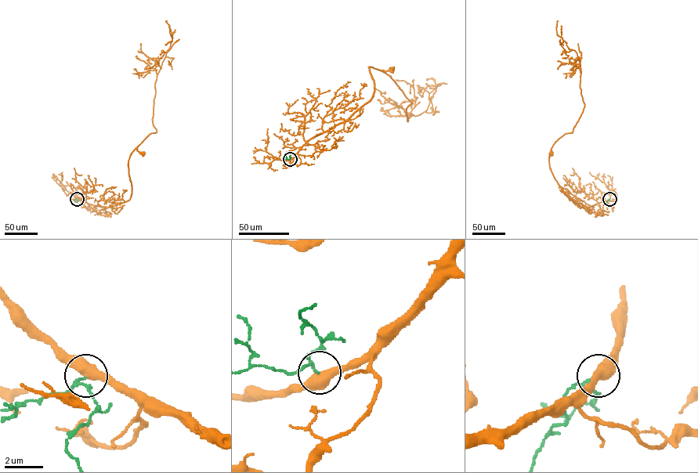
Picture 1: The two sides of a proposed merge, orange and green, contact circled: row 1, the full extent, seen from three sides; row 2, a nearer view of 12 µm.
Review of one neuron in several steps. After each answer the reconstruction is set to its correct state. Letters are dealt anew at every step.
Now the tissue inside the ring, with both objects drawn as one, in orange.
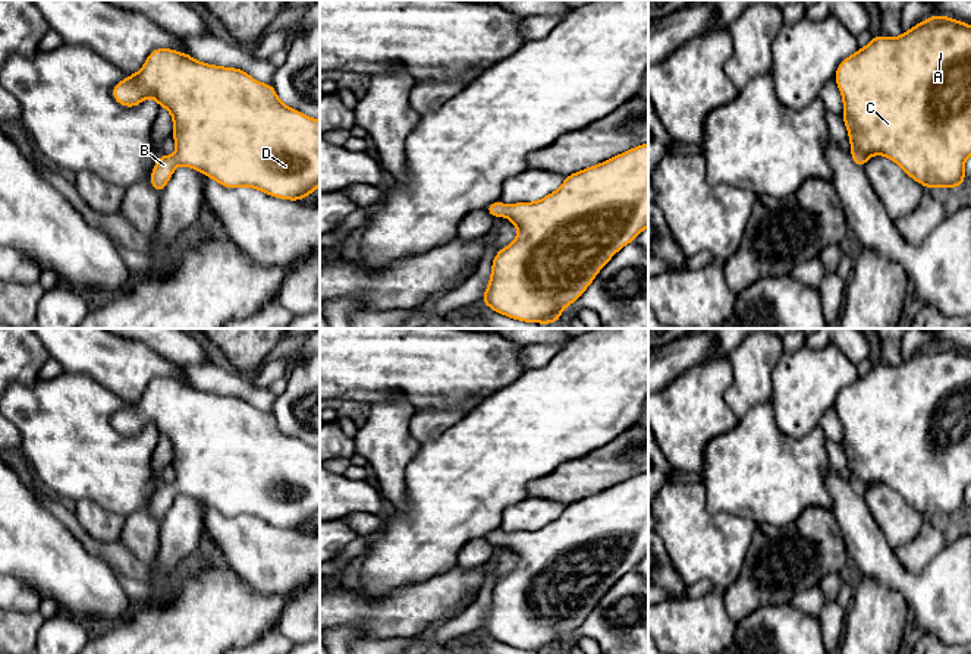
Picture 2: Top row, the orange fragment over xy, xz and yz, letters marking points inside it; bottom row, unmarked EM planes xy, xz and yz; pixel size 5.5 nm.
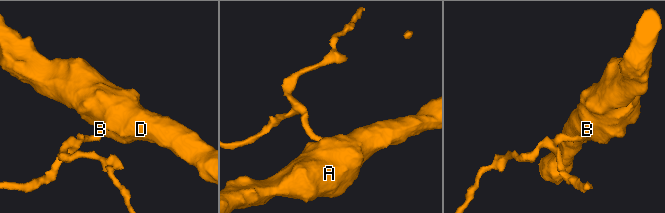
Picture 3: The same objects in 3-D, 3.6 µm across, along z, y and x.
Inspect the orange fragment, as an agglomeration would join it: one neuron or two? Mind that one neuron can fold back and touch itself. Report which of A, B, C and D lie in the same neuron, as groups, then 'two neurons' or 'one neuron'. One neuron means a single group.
A B C D | one neuron

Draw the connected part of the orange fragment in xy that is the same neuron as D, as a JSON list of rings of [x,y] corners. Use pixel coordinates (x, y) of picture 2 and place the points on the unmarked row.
[[[154,377],[141,399],[117,411],[111,424],[123,436],[136,436],[153,425],[158,436],[167,437],[172,443],[176,482],[161,482],[150,506],[150,513],[158,522],[164,519],[179,493],[204,501],[226,518],[255,516],[289,529],[301,529],[320,515],[320,449],[285,434],[273,412],[261,412],[242,397],[202,392],[188,381],[172,377]]]

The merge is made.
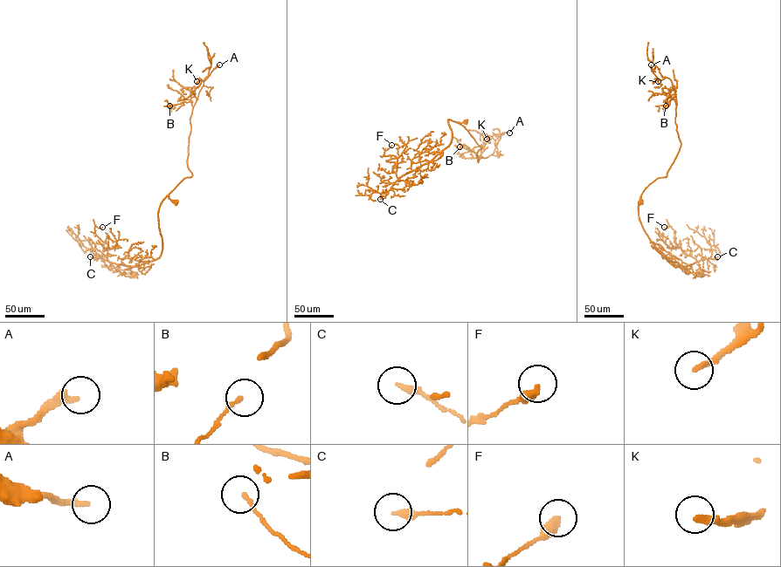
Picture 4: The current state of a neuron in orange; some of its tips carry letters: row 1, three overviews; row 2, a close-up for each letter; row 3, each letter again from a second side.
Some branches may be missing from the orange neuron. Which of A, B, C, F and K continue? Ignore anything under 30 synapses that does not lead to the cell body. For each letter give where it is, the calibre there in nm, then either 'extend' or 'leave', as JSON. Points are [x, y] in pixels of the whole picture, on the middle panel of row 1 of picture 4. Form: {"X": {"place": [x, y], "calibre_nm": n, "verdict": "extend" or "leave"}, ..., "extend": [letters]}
{"A": {"place": [509, 133], "calibre_nm": 260, "verdict": "leave"}, "B": {"place": [459, 146], "calibre_nm": 150, "verdict": "leave"}, "C": {"place": [380, 199], "calibre_nm": 280, "verdict": "leave"}, "F": {"place": [391, 145], "calibre_nm": 360, "verdict": "leave"}, "K": {"place": [487, 139], "calibre_nm": 240, "verdict": "leave"}, "extend": []}

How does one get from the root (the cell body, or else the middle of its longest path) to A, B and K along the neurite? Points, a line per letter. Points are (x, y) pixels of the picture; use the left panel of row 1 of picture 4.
A: (176, 201), (168, 194), (184, 178), (192, 175), (187, 158), (192, 107), (204, 78), (219, 64)
B: (176, 201), (168, 194), (184, 178), (192, 175), (187, 158), (192, 106), (185, 99), (173, 108), (169, 105)
K: (176, 201), (168, 194), (184, 178), (192, 175), (187, 162), (190, 117), (205, 78), (196, 81)

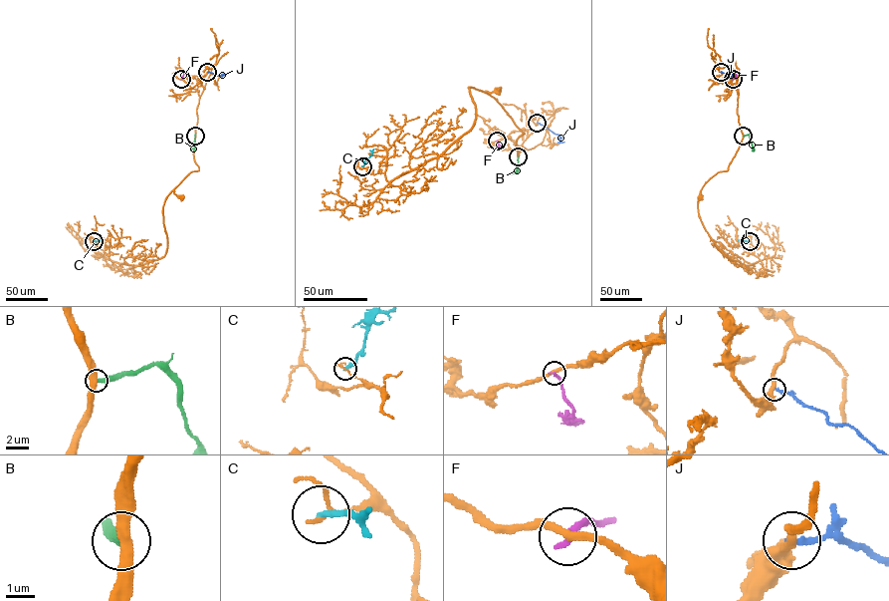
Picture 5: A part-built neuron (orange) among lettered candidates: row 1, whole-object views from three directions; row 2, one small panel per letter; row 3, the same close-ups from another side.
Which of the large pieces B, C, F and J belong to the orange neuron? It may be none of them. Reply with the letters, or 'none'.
none

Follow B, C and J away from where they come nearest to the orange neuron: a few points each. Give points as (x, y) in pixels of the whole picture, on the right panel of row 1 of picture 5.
B: (743, 136), (749, 136), (754, 150)
C: (750, 241), (738, 240)
J: (721, 72), (734, 75)

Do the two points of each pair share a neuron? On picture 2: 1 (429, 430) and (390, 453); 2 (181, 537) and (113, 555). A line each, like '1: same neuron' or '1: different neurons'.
1: different neurons
2: different neurons

